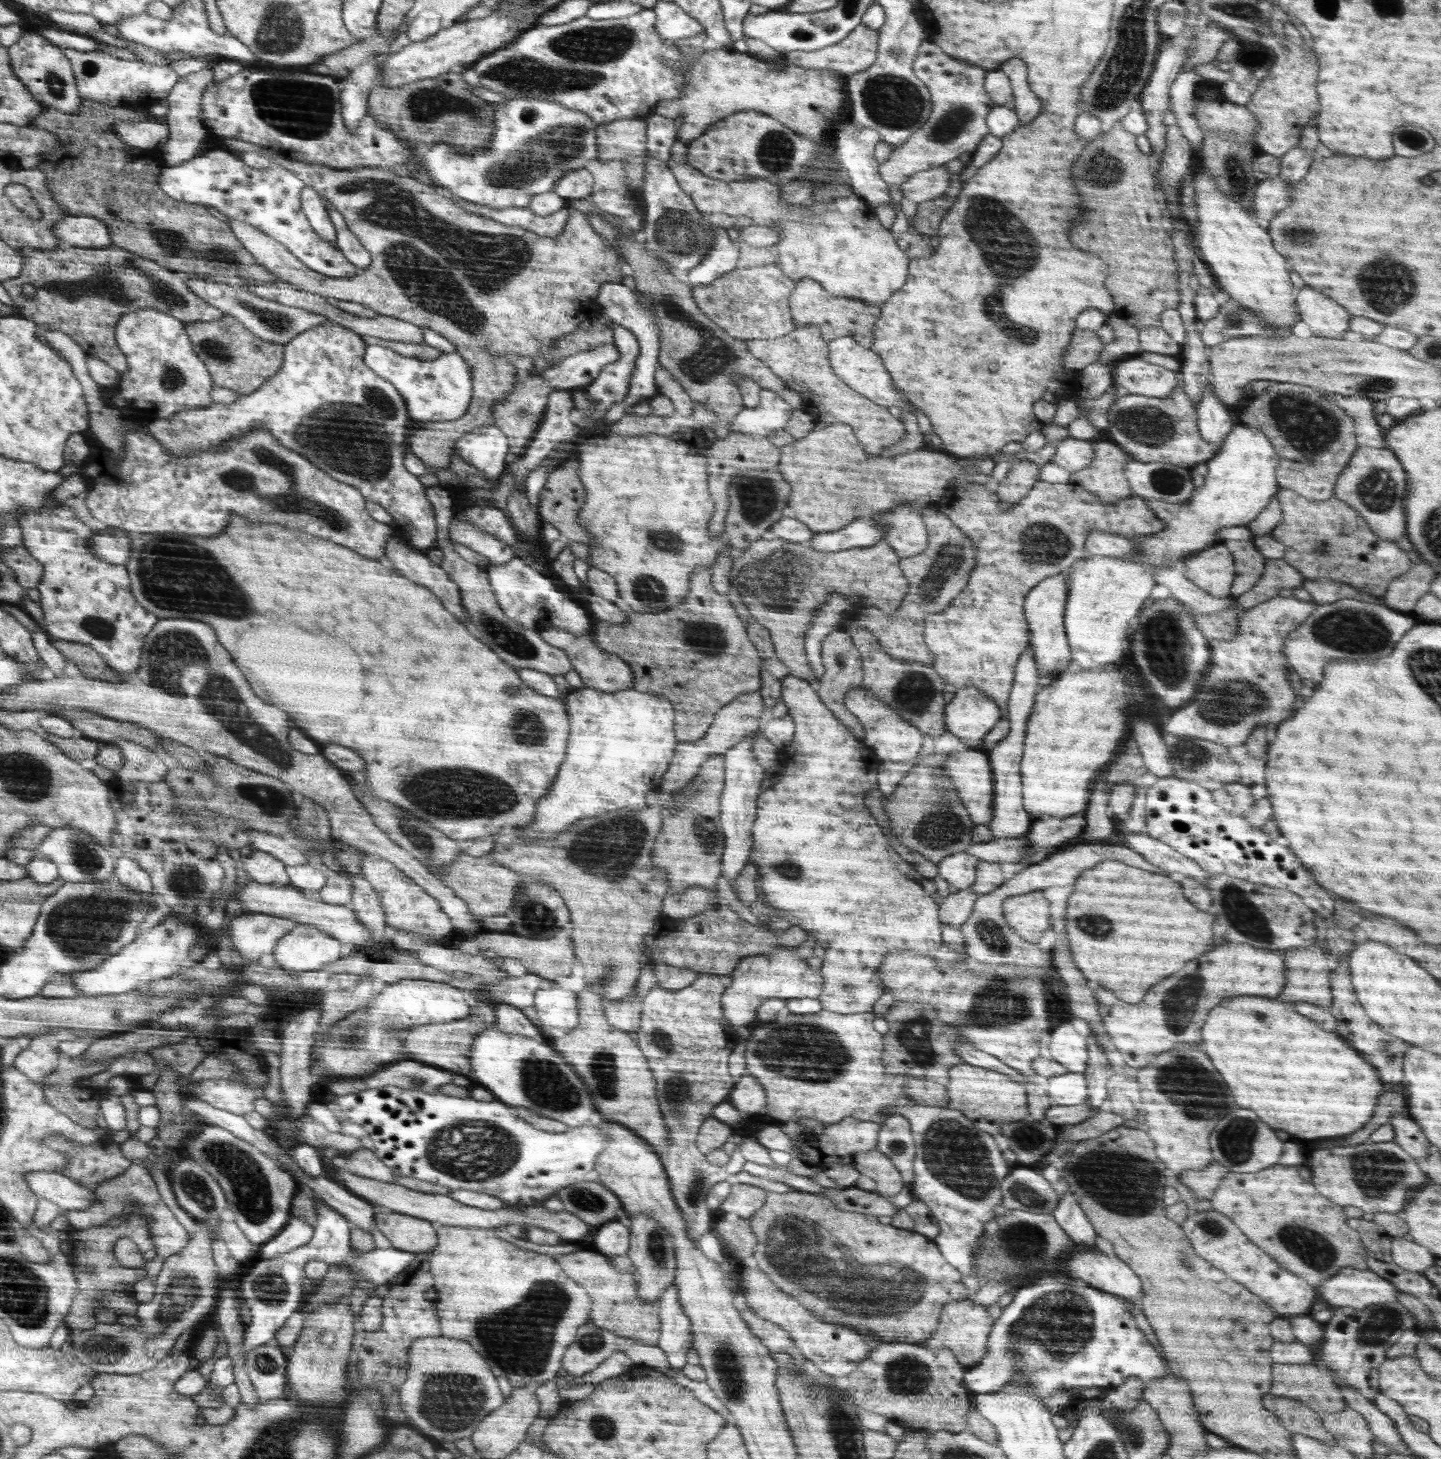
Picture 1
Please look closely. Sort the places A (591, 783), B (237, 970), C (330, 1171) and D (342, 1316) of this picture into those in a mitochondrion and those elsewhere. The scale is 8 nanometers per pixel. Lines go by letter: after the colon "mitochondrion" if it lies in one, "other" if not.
A: other
B: other
C: other
D: other

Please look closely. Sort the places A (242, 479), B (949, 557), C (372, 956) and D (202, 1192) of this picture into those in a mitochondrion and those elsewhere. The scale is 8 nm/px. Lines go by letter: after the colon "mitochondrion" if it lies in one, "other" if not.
A: mitochondrion
B: mitochondrion
C: other
D: mitochondrion

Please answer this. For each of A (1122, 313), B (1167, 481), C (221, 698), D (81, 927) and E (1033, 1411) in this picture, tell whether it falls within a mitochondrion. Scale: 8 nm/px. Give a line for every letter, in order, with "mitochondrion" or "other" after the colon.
A: other
B: mitochondrion
C: mitochondrion
D: mitochondrion
E: other

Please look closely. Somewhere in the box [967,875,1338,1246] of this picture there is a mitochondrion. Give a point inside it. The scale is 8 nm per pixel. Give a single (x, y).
(1126, 1184)

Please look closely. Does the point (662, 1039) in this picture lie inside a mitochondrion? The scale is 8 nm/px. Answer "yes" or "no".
yes

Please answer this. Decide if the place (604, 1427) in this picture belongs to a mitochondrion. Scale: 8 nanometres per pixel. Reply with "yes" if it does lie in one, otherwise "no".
yes

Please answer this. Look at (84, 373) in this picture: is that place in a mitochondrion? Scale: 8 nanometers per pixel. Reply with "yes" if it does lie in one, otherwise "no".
no

